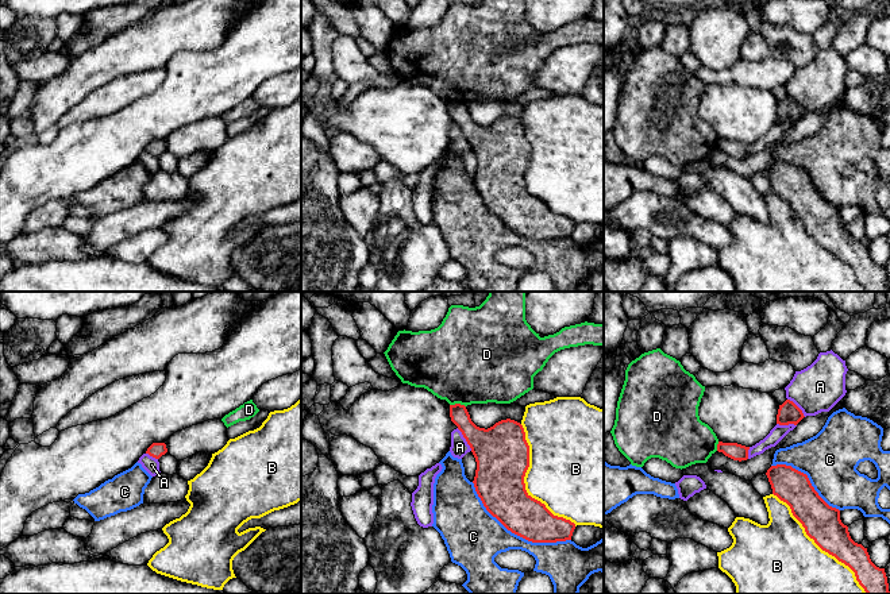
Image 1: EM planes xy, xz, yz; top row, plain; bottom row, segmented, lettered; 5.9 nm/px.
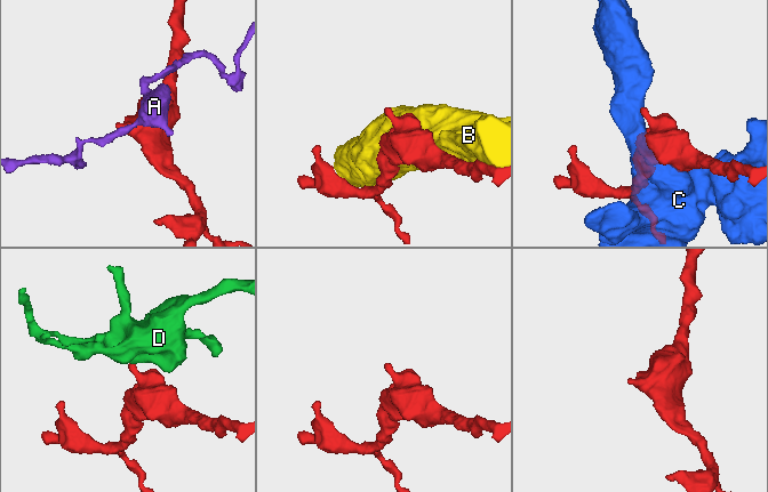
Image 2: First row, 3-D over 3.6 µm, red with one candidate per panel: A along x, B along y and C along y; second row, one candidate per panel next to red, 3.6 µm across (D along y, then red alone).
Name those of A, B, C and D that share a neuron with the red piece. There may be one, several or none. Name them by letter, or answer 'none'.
none

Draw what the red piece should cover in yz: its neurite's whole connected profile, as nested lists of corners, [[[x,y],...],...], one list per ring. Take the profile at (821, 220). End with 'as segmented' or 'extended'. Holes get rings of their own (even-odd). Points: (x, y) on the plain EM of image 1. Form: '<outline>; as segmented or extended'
[[[786,162],[771,163],[766,170],[773,186],[773,192],[786,200],[793,213],[802,221],[806,232],[829,252],[848,263],[856,274],[859,282],[867,292],[890,292],[885,266],[876,265],[862,242],[855,240],[848,230],[848,224],[840,217],[840,208],[829,204],[814,188],[806,171]]]; as segmented

